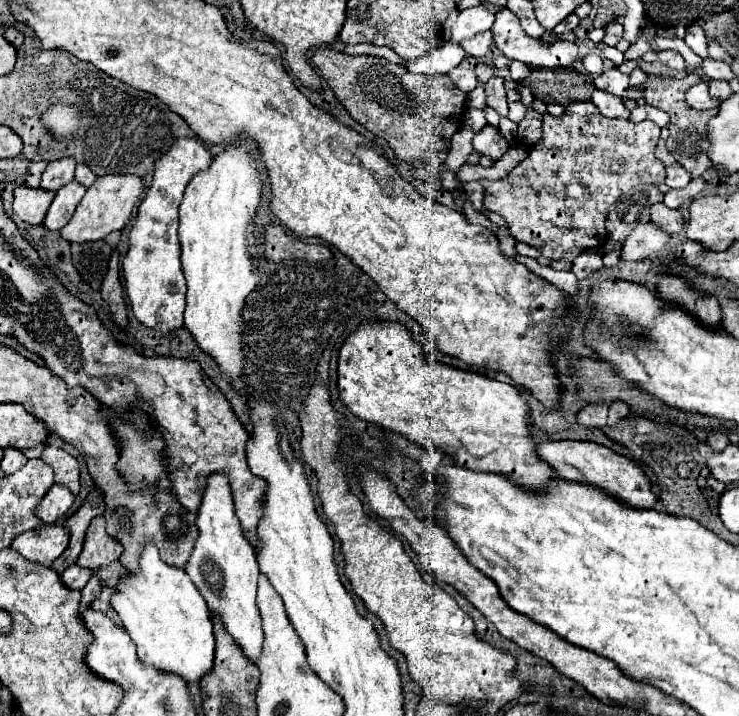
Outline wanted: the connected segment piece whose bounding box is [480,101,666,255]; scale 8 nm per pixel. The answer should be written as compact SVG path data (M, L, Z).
M590 101L570 103L562 117L544 115L542 141L530 147L526 161L522 161L508 179L480 181L486 189L484 207L504 217L510 227L510 235L516 241L528 243L536 249L552 245L554 249L570 255L580 255L588 249L600 249L606 243L608 207L638 183L664 183L666 169L654 157L658 139L660 127L652 121L630 123L628 119L606 119Z

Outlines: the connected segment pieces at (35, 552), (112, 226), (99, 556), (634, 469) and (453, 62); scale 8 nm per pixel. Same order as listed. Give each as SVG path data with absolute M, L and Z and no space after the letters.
M52 523L52 525L46 525L44 529L20 533L10 547L22 557L26 557L28 561L50 567L54 559L58 559L64 553L64 549L68 547L68 541L70 541L68 529Z
M104 175L98 177L82 197L74 217L60 229L60 235L70 243L100 241L112 231L120 231L130 221L130 213L144 191L144 181L134 175Z
M104 517L92 519L86 539L84 539L82 553L78 557L78 565L88 567L88 569L98 569L116 561L120 553L122 553L122 545L120 541L116 541L114 537L106 533Z
M546 441L538 445L538 453L544 461L552 465L554 473L560 479L598 487L628 507L654 509L658 501L658 495L652 491L652 483L646 477L644 469L638 467L630 457L620 455L604 445L590 443L590 441Z
M446 41L440 47L428 51L424 57L408 61L408 71L412 71L412 73L428 73L428 75L448 73L450 69L454 69L466 57L468 55L460 45L456 45L454 41Z

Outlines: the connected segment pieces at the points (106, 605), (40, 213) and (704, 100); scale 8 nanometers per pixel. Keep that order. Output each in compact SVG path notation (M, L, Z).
M104 587L102 591L100 591L100 595L92 601L92 609L94 611L108 611L110 609L110 597L114 595L114 589L112 587Z
M20 185L14 189L14 213L30 225L40 225L46 217L52 199L54 199L52 191L30 189L26 185Z
M696 83L696 85L692 85L692 87L684 93L684 101L686 101L692 109L718 107L718 103L708 95L708 83Z

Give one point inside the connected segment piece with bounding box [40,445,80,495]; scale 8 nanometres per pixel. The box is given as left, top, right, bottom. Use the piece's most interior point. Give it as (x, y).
(65, 467)

